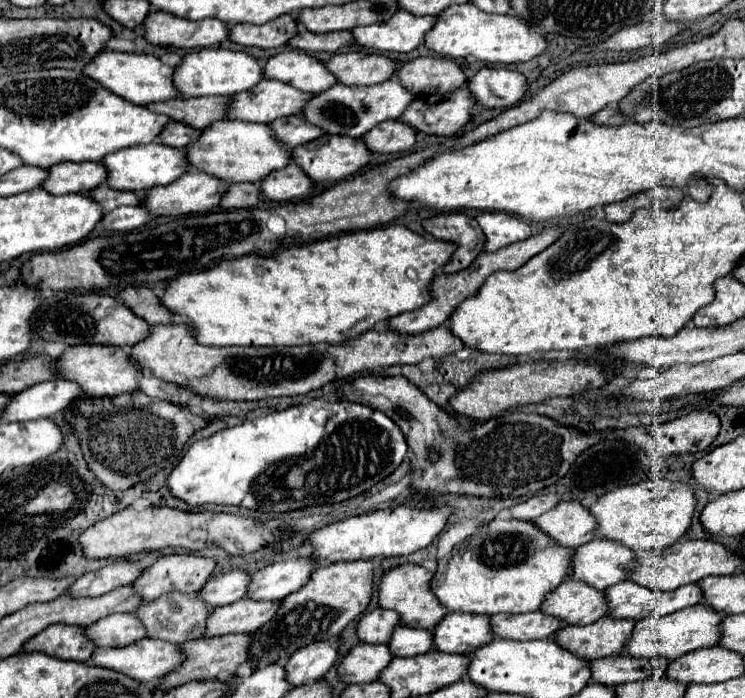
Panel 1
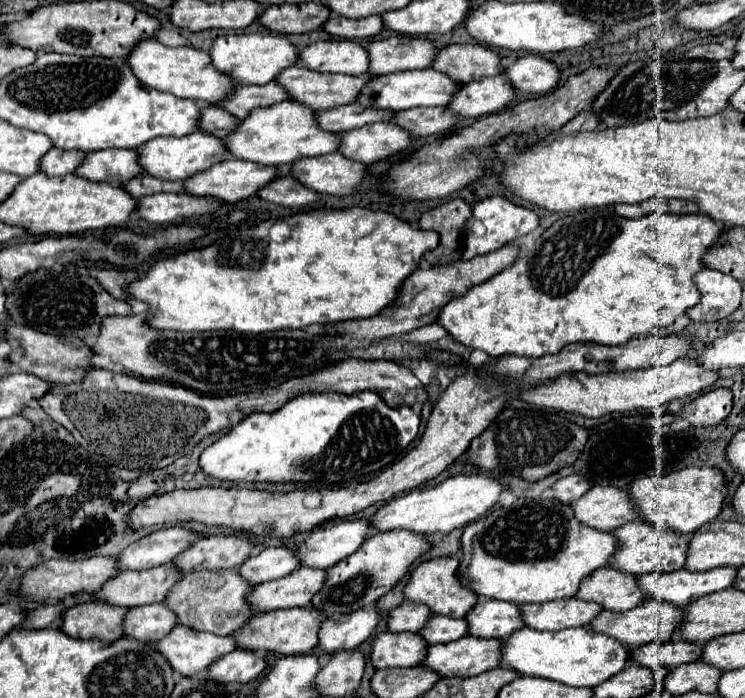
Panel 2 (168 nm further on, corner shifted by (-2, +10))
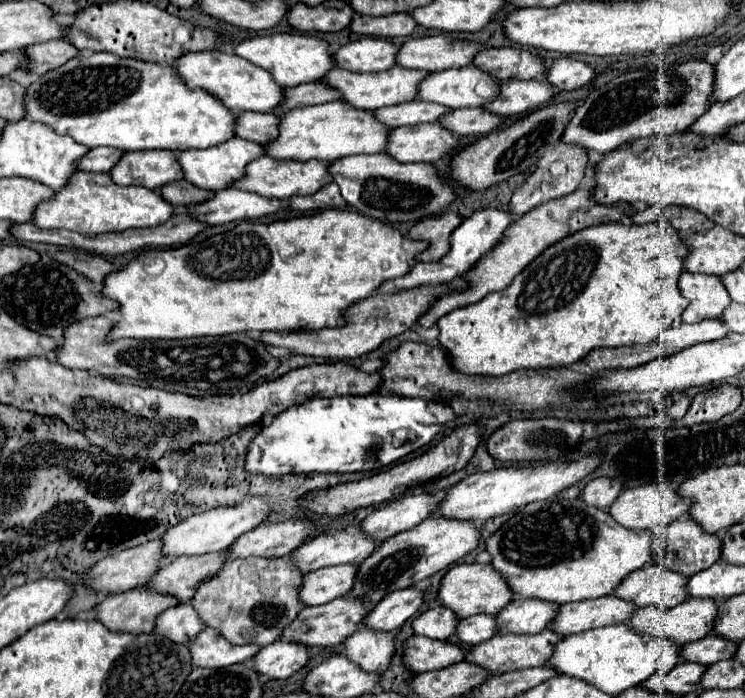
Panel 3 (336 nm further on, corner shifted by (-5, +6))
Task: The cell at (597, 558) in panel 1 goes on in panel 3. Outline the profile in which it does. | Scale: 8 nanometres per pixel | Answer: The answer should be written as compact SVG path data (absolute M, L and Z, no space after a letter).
M680 517L678 521L666 525L664 529L652 529L652 535L654 537L660 535L664 541L664 549L662 549L664 553L656 555L654 563L664 569L672 569L684 577L690 577L702 569L708 569L720 559L720 537L698 529L698 525L688 517Z

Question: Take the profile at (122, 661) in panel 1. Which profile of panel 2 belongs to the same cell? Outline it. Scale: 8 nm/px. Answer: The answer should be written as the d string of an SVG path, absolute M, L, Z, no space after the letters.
M177 625L173 633L163 637L157 645L167 661L171 661L171 667L185 677L199 675L219 657L237 649L237 641L231 637L215 637L213 633L185 625Z

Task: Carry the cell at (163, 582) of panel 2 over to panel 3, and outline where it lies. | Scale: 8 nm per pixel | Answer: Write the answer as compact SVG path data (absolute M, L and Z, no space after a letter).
M206 553L196 557L178 557L172 563L166 563L154 573L154 577L144 585L150 591L166 593L178 599L178 603L188 603L196 587L212 577L222 565L224 553Z

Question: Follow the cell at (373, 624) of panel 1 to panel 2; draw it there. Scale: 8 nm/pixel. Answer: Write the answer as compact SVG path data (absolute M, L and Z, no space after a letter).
M405 601L401 607L391 611L389 629L391 631L413 631L413 633L417 633L419 629L425 627L425 623L431 619L431 615L433 613L427 605Z

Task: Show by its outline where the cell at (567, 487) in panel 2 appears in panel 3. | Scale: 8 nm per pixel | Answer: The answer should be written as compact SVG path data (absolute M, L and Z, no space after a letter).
M596 477L580 491L580 499L586 505L594 505L598 509L606 509L606 507L610 507L614 503L614 499L618 497L620 491L622 491L622 485L616 479Z

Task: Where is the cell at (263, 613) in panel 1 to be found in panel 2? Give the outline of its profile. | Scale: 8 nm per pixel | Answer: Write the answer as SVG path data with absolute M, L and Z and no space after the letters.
M301 567L287 577L257 585L249 595L249 603L257 613L265 613L269 609L307 607L311 603L311 597L319 593L325 581L327 569Z

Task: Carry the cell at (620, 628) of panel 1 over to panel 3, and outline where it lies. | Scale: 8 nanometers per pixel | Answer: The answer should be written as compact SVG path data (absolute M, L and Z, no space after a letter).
M686 599L682 605L676 605L672 609L660 609L660 607L640 607L632 617L628 619L628 625L638 635L650 635L650 637L666 637L674 639L678 645L686 645L690 641L698 641L706 637L712 629L712 621L716 617L716 607L712 599Z

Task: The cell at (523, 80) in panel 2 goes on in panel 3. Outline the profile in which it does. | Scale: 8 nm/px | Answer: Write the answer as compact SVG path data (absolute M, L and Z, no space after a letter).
M562 57L546 69L544 79L550 81L556 91L572 91L586 85L590 79L594 79L594 75L596 73L590 69L590 65L570 57Z

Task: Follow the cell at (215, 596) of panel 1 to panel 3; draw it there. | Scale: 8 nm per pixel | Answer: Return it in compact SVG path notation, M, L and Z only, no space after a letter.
M346 529L336 535L318 535L312 541L300 545L294 549L294 553L290 553L290 563L302 573L310 573L328 565L360 563L378 545L378 541L366 539L354 529Z

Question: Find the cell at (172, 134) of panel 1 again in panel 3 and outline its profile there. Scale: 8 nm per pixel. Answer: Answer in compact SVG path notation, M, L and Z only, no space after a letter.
M240 113L234 131L236 137L264 145L278 137L278 117L272 113Z

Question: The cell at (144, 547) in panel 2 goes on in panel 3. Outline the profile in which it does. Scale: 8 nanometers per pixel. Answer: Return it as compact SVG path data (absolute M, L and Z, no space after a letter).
M252 497L248 501L244 501L238 507L228 507L228 509L210 509L206 513L200 515L192 515L188 519L184 519L182 523L170 527L164 537L162 537L162 557L168 559L176 559L182 555L204 555L204 553L216 553L226 549L228 545L232 545L242 533L254 529L256 525L260 525L264 519L268 519L270 513L270 503L260 499L260 497Z

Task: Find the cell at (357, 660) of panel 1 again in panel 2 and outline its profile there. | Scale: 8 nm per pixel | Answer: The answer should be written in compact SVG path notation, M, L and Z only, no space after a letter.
M385 631L375 637L371 661L375 669L417 667L427 655L429 643L419 633Z

